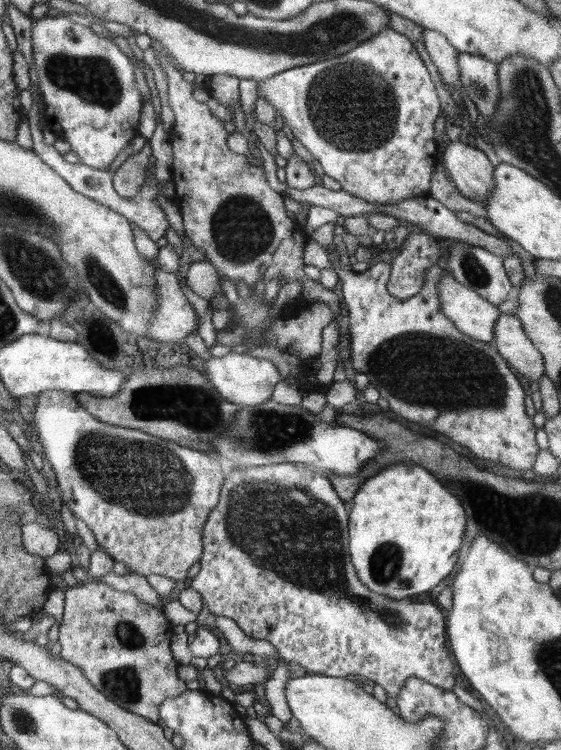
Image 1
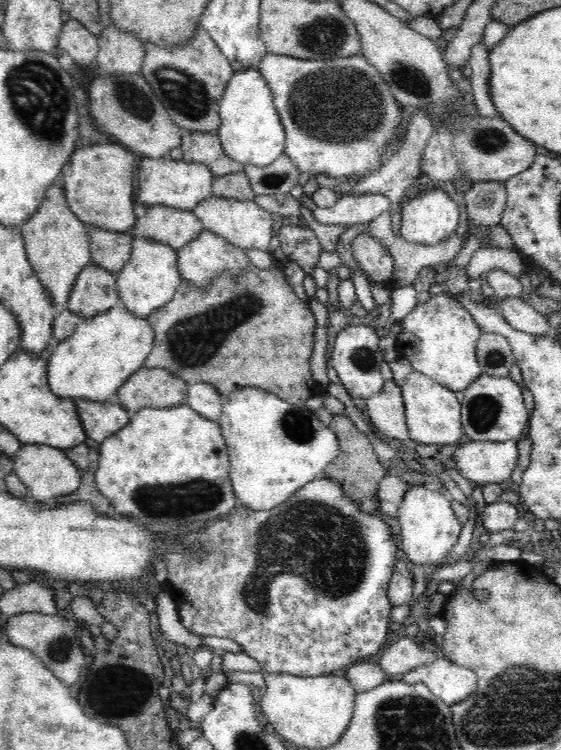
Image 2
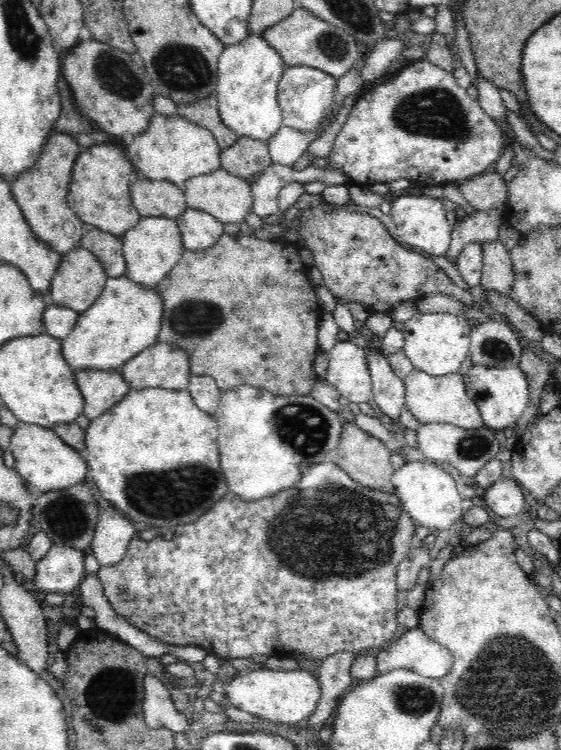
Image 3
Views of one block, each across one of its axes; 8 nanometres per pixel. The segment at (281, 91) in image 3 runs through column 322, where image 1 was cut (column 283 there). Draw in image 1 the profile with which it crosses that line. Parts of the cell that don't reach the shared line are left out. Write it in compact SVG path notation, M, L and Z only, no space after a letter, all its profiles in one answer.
M393 29L380 30L373 37L361 42L360 45L340 56L322 62L310 63L306 66L290 67L288 70L283 70L270 78L256 81L258 83L258 96L264 97L275 108L278 114L277 118L286 122L293 130L293 135L302 142L304 148L309 150L314 157L319 171L326 174L326 176L330 176L330 178L334 178L346 192L358 198L363 198L366 202L382 205L398 204L401 200L418 198L429 194L432 173L440 160L440 150L434 139L434 122L441 114L441 102L425 62L420 58L410 39L403 34Z

